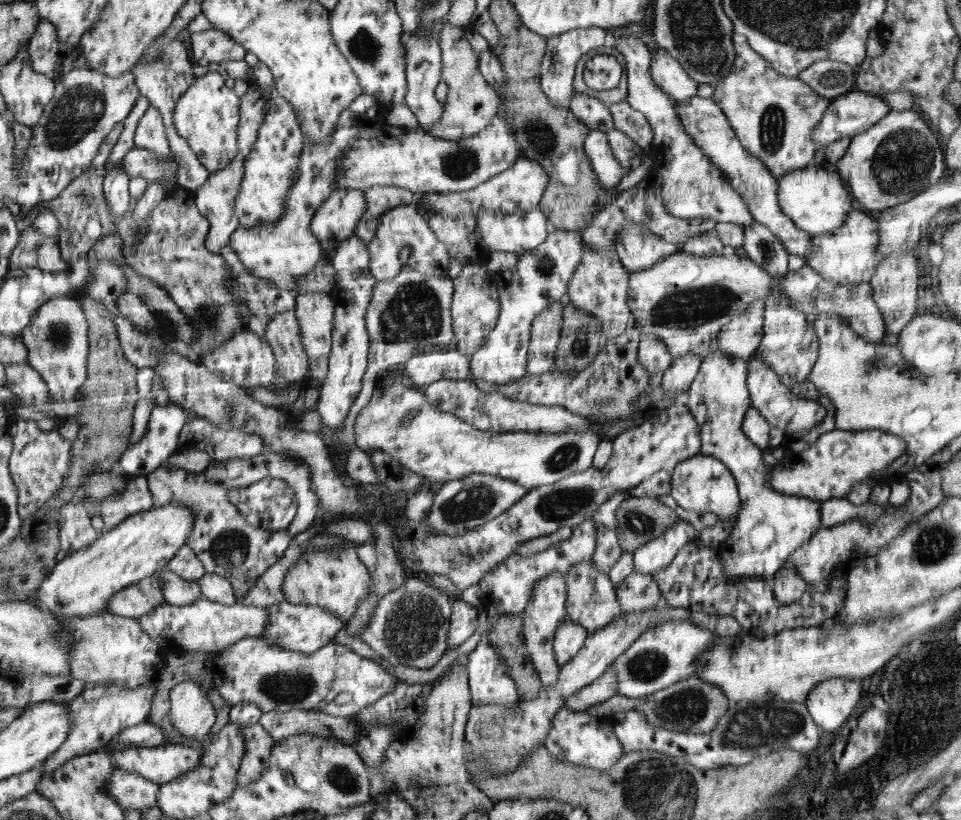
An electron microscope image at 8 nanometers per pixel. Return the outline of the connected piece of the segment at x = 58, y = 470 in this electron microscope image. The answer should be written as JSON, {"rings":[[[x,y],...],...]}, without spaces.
{"rings":[[[18,419],[9,430],[14,448],[8,460],[8,468],[14,477],[15,487],[19,489],[18,510],[25,520],[34,517],[45,507],[50,497],[60,491],[67,480],[68,470],[72,468],[72,445],[60,436],[58,429],[57,425],[50,432],[43,432],[33,421]]]}

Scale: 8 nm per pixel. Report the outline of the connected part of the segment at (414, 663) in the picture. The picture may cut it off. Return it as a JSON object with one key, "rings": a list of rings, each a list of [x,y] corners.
{"rings":[[[410,576],[402,587],[380,599],[370,615],[370,621],[358,633],[358,638],[392,666],[403,664],[420,669],[436,668],[437,661],[444,660],[444,654],[449,650],[448,632],[455,602],[456,598],[449,596],[448,592]]]}

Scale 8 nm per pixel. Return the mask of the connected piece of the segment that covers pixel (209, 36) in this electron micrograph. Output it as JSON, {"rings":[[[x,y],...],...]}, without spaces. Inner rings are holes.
{"rings":[[[216,28],[207,32],[189,34],[187,40],[192,47],[192,56],[197,61],[204,58],[210,63],[219,64],[222,60],[242,60],[246,53],[242,45]]]}

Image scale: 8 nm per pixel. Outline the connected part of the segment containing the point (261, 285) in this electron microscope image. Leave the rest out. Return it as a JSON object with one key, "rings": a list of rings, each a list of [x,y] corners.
{"rings":[[[230,244],[220,250],[227,265],[232,267],[231,276],[236,280],[236,286],[240,287],[240,292],[248,308],[251,309],[250,319],[247,321],[247,328],[252,329],[261,339],[266,334],[268,322],[282,312],[293,310],[296,306],[296,294],[288,290],[276,288],[270,280],[256,278],[250,274],[250,270],[238,260]]]}

